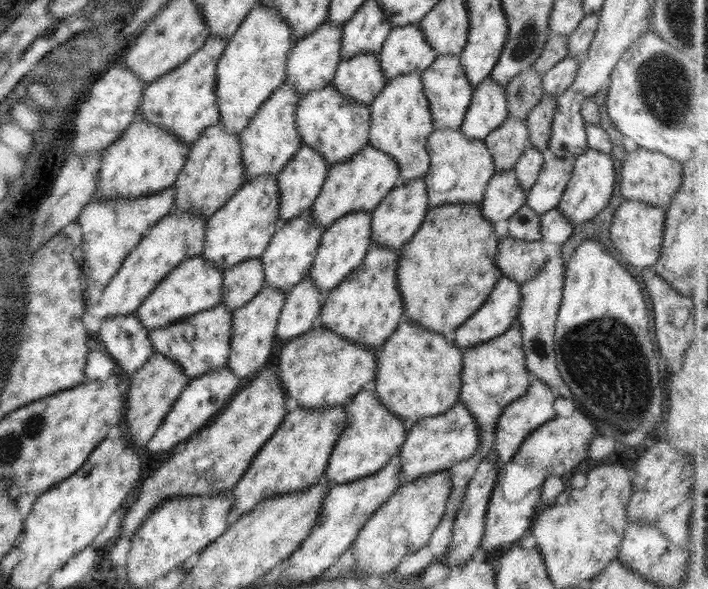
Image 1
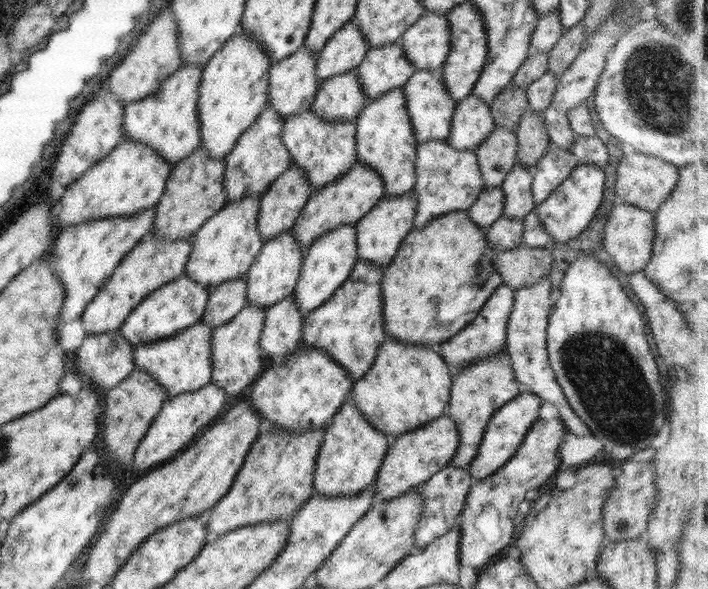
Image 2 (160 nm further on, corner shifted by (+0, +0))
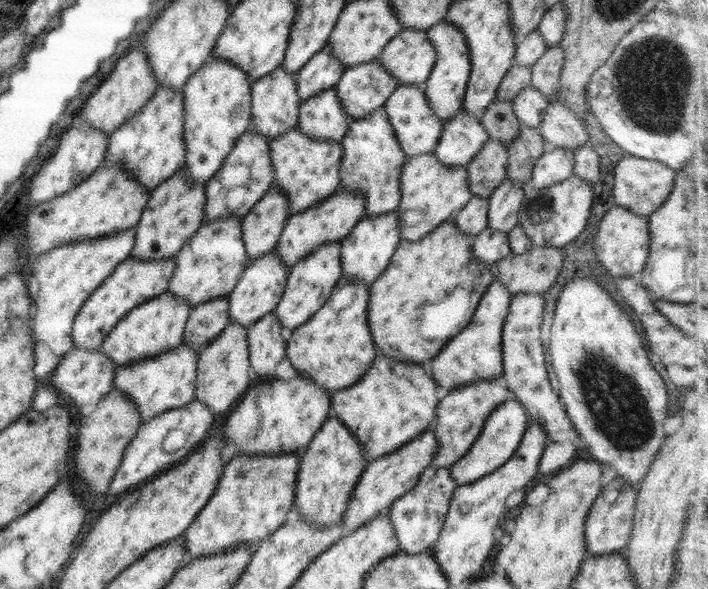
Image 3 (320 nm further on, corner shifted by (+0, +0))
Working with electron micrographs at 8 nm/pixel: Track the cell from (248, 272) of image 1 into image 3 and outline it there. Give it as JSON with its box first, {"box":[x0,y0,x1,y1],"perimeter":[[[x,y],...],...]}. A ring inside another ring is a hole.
{"box":[182,296,229,353],"perimeter":[[[219,296],[192,308],[182,343],[198,353],[212,342],[229,323],[227,296]]]}

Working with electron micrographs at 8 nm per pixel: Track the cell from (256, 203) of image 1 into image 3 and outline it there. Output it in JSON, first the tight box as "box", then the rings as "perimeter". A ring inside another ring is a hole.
{"box":[167,215,250,308],"perimeter":[[[232,215],[210,223],[204,222],[173,257],[176,270],[167,290],[177,298],[189,300],[192,308],[219,296],[229,295],[250,263],[242,240],[241,220],[242,217]]]}

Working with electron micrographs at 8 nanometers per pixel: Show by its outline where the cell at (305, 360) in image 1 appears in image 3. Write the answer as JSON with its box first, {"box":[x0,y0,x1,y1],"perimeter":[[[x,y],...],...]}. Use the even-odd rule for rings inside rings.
{"box":[222,374,332,456],"perimeter":[[[303,374],[289,382],[277,377],[256,381],[225,417],[226,425],[222,428],[225,444],[236,444],[234,456],[302,452],[332,411],[331,394]]]}

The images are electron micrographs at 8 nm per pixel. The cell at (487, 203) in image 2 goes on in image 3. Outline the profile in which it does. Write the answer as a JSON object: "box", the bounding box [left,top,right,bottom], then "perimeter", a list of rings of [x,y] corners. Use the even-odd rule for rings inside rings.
{"box":[450,195,489,237],"perimeter":[[[473,195],[470,202],[462,210],[452,214],[450,219],[456,223],[460,232],[474,237],[487,227],[489,206],[488,197]]]}

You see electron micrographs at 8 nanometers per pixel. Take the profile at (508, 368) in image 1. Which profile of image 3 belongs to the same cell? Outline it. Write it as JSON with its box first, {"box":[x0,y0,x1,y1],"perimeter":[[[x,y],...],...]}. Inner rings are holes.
{"box":[431,378,513,468],"perimeter":[[[496,378],[480,380],[451,390],[436,407],[436,418],[431,428],[437,438],[437,449],[432,464],[449,468],[462,458],[482,432],[488,415],[505,399],[510,398],[513,398],[512,392],[505,387],[501,379]]]}

